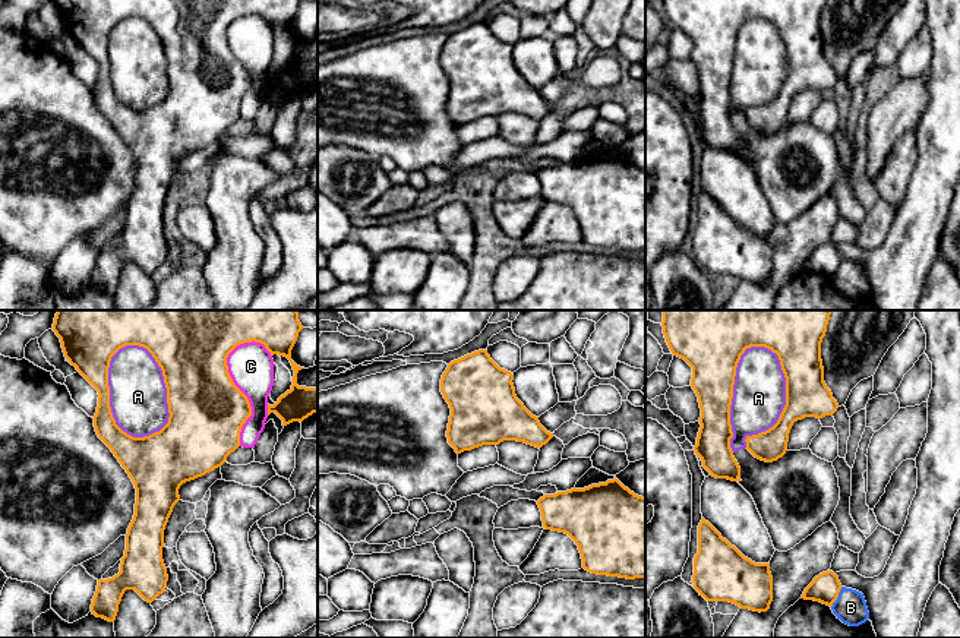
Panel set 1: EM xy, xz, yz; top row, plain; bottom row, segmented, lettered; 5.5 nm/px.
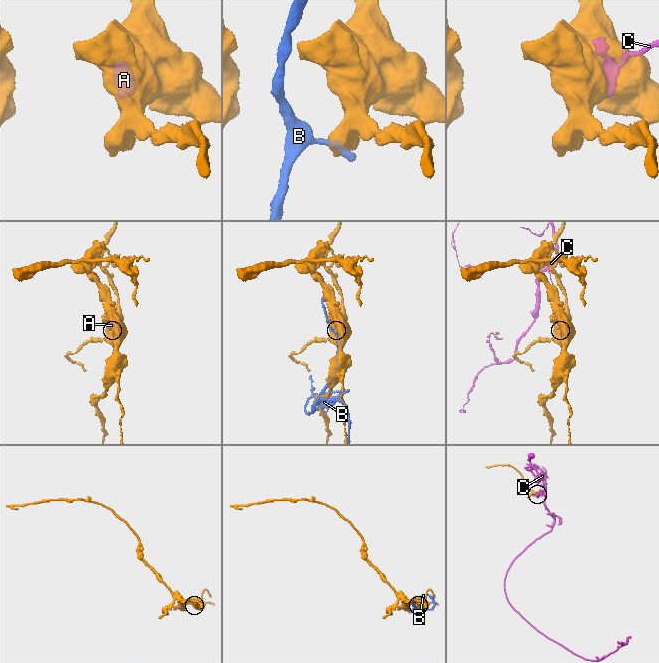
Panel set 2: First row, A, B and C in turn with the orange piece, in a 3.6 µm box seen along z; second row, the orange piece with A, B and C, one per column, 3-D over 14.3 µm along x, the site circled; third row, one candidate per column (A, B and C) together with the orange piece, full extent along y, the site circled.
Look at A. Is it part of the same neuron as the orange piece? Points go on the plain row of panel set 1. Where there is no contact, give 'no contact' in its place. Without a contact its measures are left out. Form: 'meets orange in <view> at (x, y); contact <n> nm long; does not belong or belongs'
meets orange in yz at (732, 63); contact 600 nm long; does not belong

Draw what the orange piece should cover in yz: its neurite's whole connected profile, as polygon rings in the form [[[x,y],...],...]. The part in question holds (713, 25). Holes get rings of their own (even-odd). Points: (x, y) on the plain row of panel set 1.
[[[663,0],[673,28],[692,40],[691,59],[701,80],[694,123],[716,151],[742,154],[730,111],[730,78],[736,40],[746,20],[765,19],[776,25],[786,50],[786,78],[777,95],[746,108],[746,121],[773,135],[787,123],[795,94],[833,88],[839,76],[824,54],[821,15],[827,0]]]

